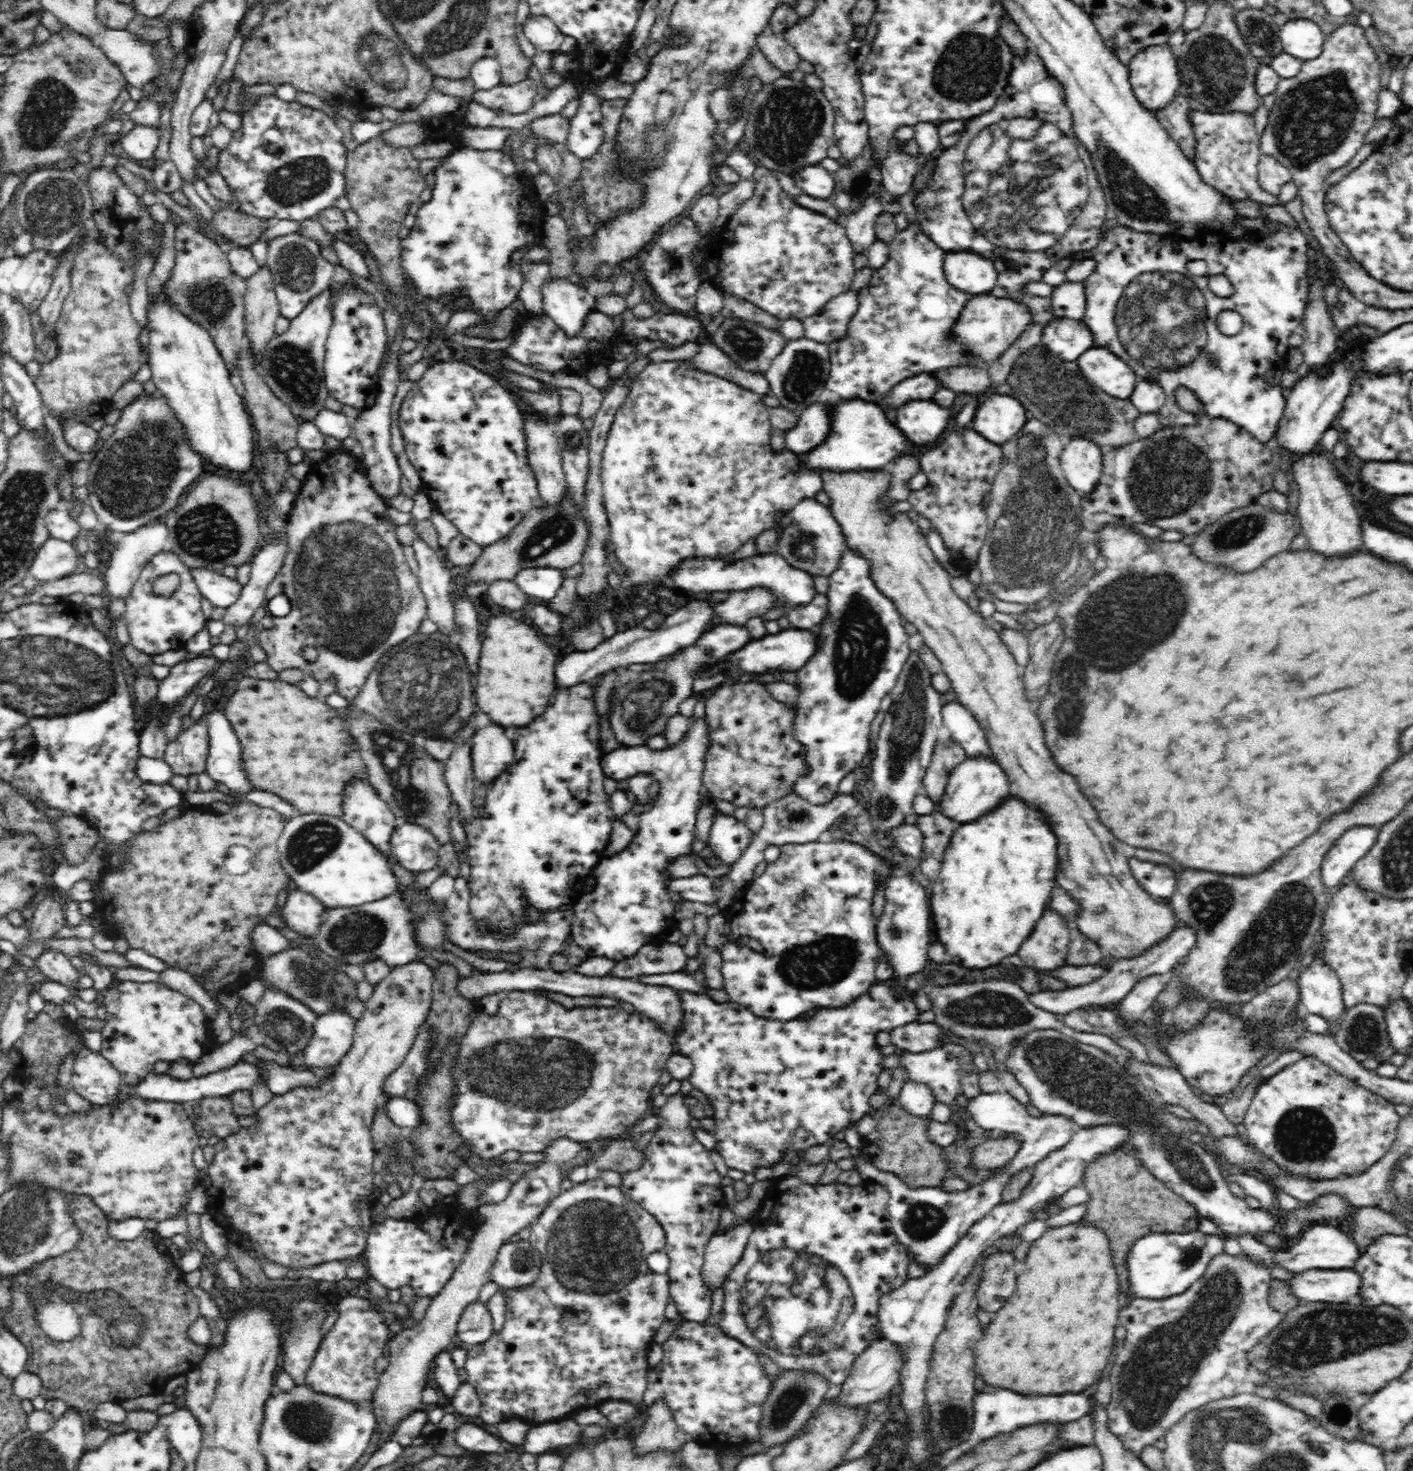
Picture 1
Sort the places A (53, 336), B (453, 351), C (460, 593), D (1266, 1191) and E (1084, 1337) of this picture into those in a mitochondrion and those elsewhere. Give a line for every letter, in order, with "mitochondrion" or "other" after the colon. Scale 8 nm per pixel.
A: other
B: other
C: other
D: other
E: other

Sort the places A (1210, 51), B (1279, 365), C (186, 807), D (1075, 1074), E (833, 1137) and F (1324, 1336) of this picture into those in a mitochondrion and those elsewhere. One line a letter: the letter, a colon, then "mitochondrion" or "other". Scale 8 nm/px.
A: mitochondrion
B: other
C: other
D: mitochondrion
E: other
F: mitochondrion

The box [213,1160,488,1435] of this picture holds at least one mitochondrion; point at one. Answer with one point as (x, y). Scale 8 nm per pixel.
(304, 1322)

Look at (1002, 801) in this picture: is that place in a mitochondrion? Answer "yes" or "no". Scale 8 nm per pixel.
no

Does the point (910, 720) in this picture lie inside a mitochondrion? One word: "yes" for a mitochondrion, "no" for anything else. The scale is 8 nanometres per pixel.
yes

